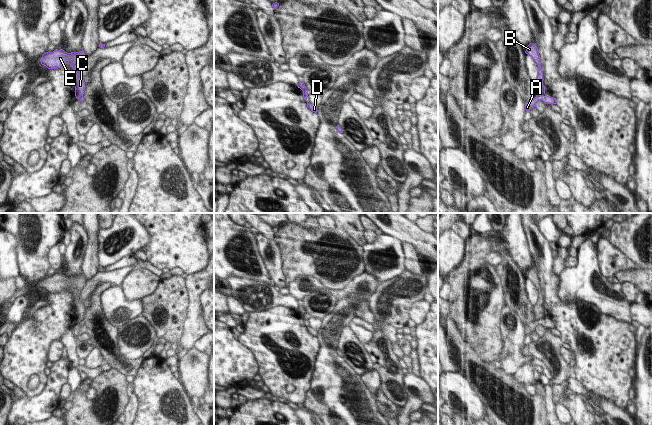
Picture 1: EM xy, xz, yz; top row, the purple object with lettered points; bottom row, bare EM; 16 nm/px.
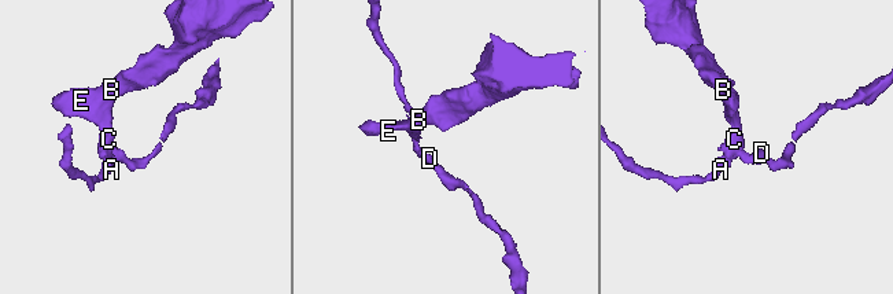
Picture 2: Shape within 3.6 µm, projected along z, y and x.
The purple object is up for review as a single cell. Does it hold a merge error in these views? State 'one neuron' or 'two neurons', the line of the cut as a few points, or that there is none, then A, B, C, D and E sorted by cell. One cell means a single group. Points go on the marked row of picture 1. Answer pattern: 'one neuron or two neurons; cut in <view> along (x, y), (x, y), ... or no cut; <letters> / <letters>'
two neurons; cut in yz along (544, 93), (537, 96); A D / B C E

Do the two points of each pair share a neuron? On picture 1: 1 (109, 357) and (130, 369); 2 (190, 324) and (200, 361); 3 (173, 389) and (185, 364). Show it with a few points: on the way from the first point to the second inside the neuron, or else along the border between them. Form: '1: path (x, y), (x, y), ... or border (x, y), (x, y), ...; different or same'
1: path (114, 359), (125, 366); same
2: border (193, 346), (188, 350); different
3: border (178, 379), (190, 397); different

